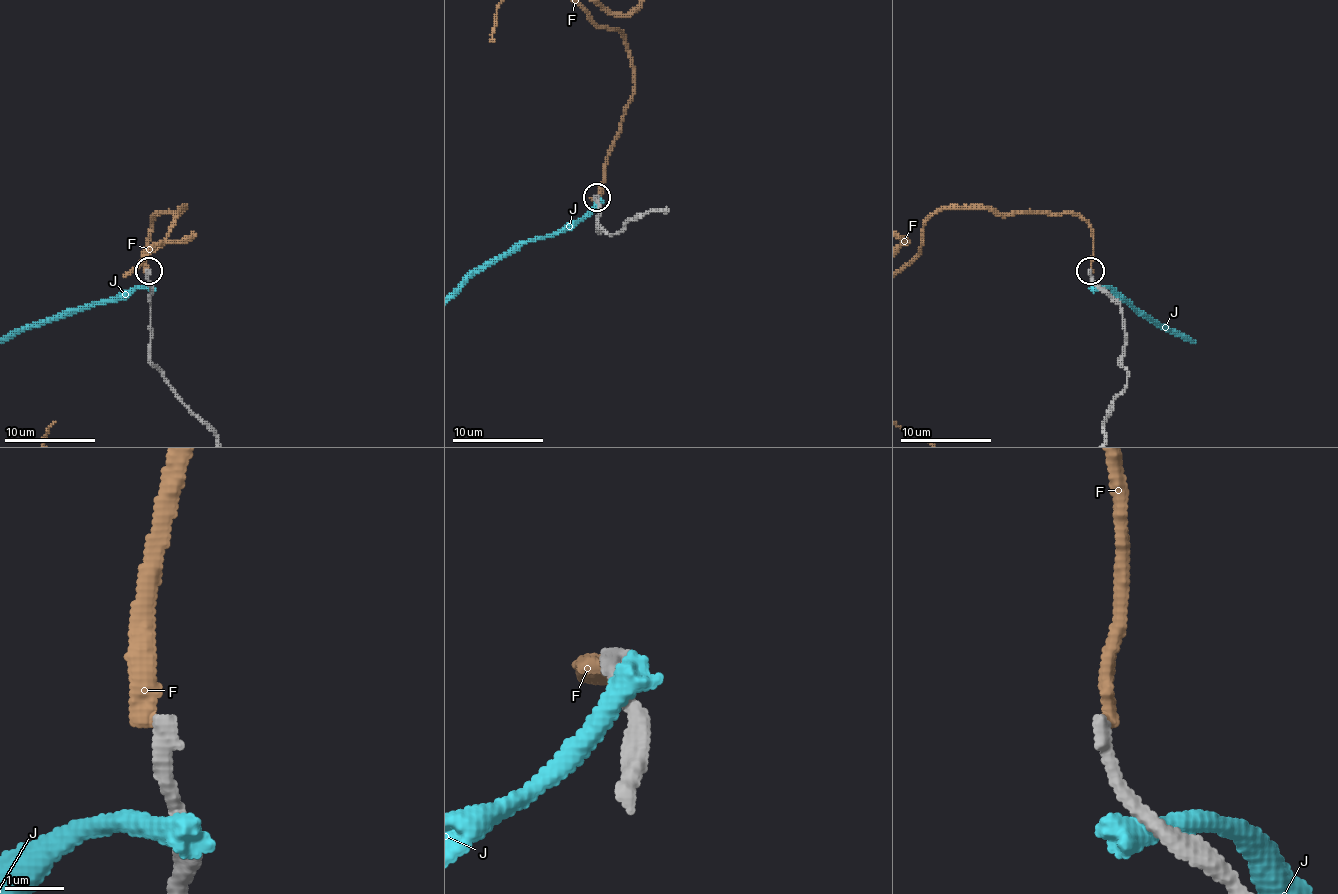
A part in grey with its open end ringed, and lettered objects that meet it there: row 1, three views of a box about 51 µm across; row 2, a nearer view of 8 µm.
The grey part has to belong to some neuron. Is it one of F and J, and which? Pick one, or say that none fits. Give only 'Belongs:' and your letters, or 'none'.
Belongs: none

